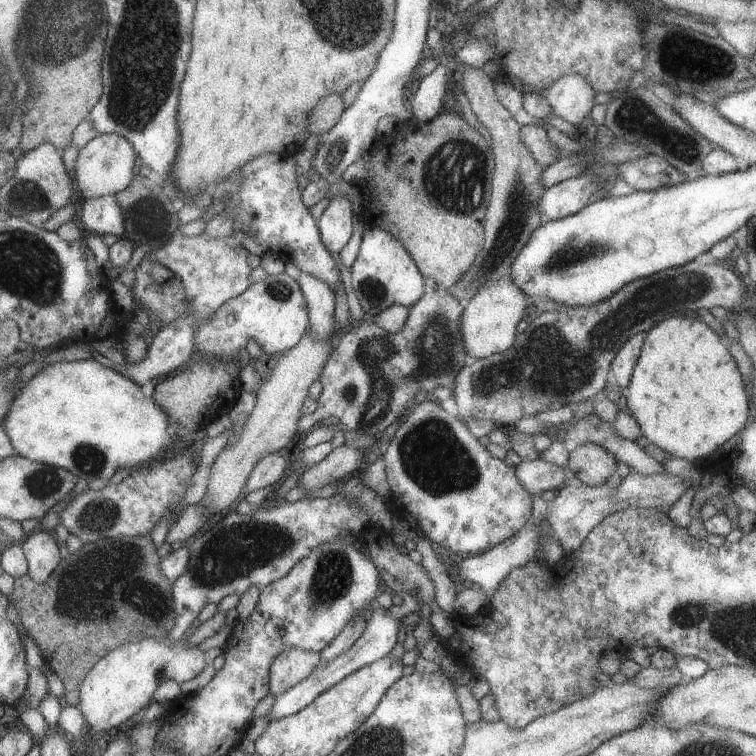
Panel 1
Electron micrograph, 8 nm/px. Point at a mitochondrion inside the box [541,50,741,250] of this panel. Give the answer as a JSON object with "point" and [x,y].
{"point":[677,144]}

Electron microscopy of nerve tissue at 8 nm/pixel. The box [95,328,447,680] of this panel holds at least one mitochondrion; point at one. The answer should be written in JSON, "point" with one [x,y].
{"point":[234,553]}

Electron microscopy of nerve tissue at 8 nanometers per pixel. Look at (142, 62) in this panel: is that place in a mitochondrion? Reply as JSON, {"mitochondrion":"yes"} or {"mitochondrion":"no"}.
{"mitochondrion":"yes"}

